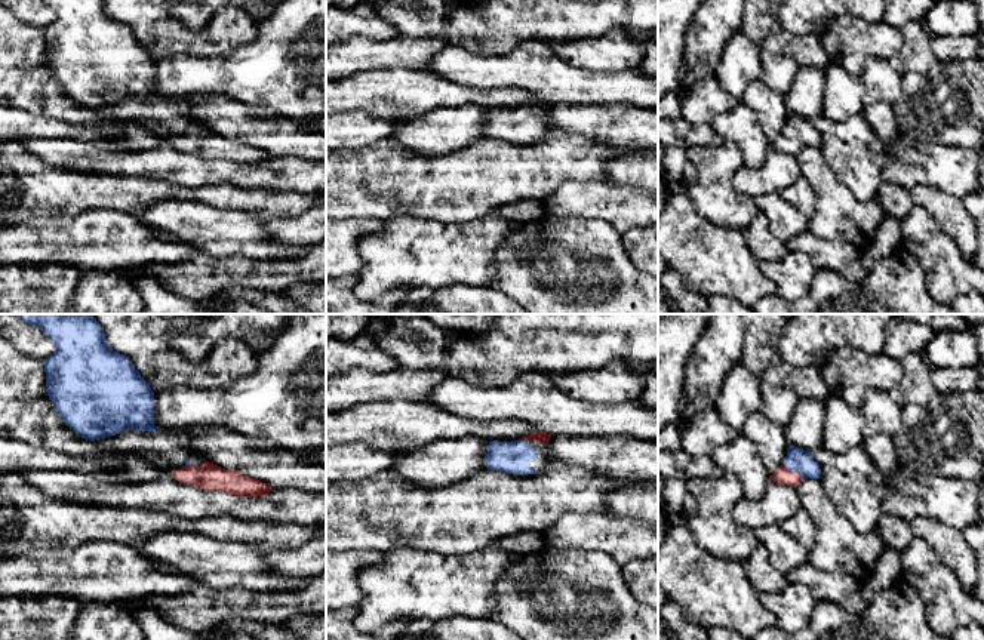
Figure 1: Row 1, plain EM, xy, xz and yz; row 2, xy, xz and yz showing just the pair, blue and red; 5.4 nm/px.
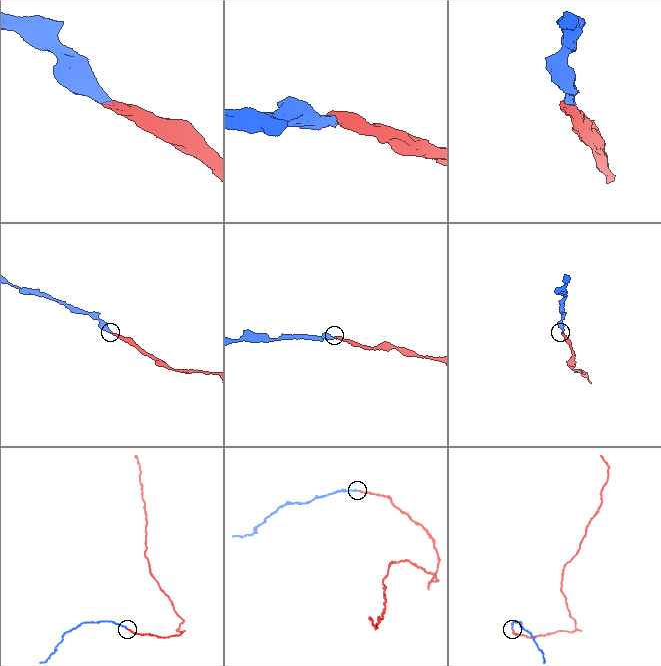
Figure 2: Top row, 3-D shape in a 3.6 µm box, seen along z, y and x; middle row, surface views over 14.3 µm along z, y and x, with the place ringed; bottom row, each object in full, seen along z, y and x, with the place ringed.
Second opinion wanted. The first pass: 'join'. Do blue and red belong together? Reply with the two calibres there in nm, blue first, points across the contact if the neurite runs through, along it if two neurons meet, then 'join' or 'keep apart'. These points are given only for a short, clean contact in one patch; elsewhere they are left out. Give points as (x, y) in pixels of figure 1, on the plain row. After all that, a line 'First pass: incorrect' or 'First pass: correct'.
130 nm thick on the blue side, 90 nm on the other; runs through yz (800, 129), (793, 138), (783, 144); join
First pass: correct

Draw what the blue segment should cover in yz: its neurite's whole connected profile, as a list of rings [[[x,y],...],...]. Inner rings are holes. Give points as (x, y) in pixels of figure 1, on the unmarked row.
[[[787,116],[784,132],[771,144],[775,151],[797,156],[803,147],[820,147],[821,136],[814,129],[812,120]]]

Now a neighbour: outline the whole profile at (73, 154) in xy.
[[[31,138],[22,145],[52,167],[84,173],[142,176],[185,188],[234,184],[305,194],[326,191],[326,160],[273,156],[267,164],[237,166],[181,151],[172,144],[144,153],[67,138]]]

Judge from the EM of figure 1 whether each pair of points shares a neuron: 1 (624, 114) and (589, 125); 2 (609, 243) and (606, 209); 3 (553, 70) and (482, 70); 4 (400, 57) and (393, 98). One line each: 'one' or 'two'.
1: one
2: two
3: one
4: two

